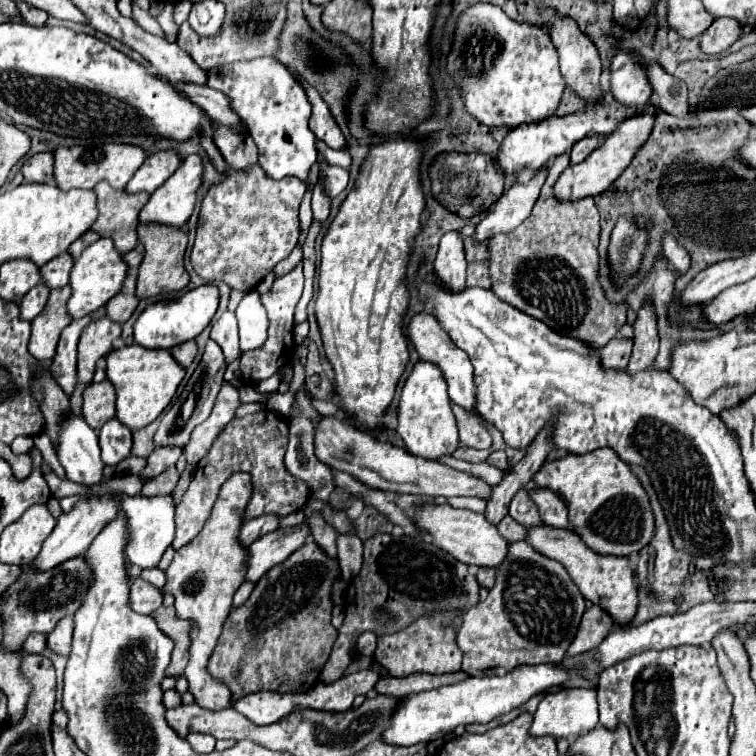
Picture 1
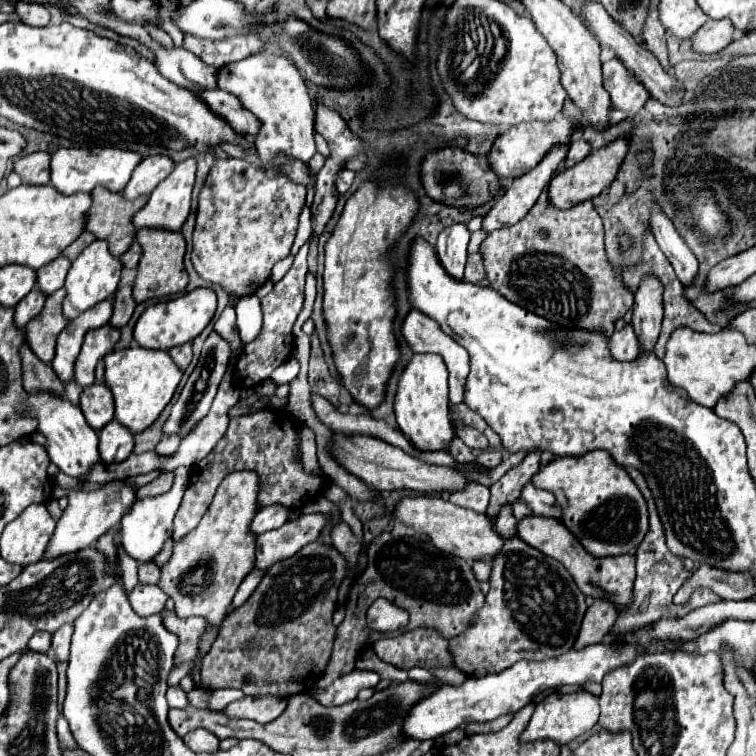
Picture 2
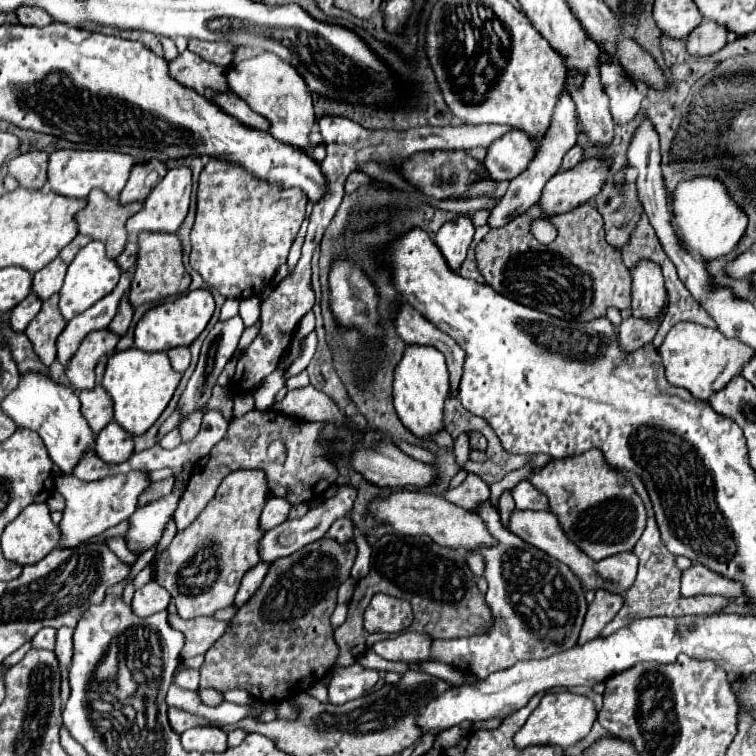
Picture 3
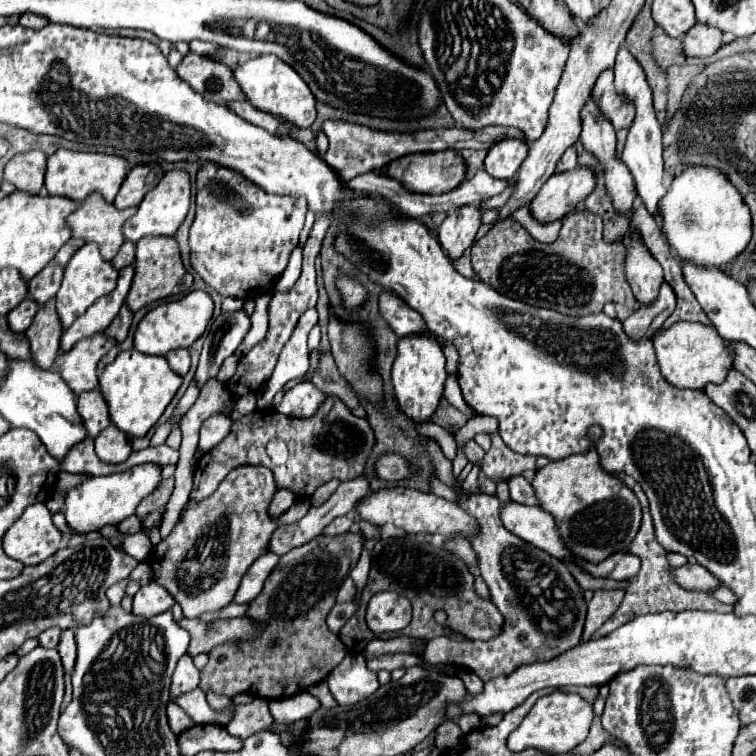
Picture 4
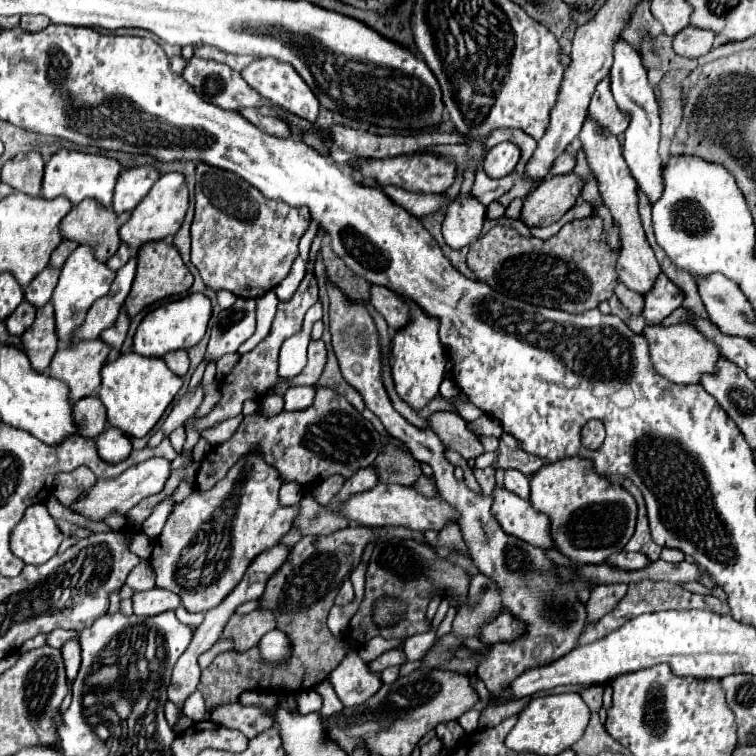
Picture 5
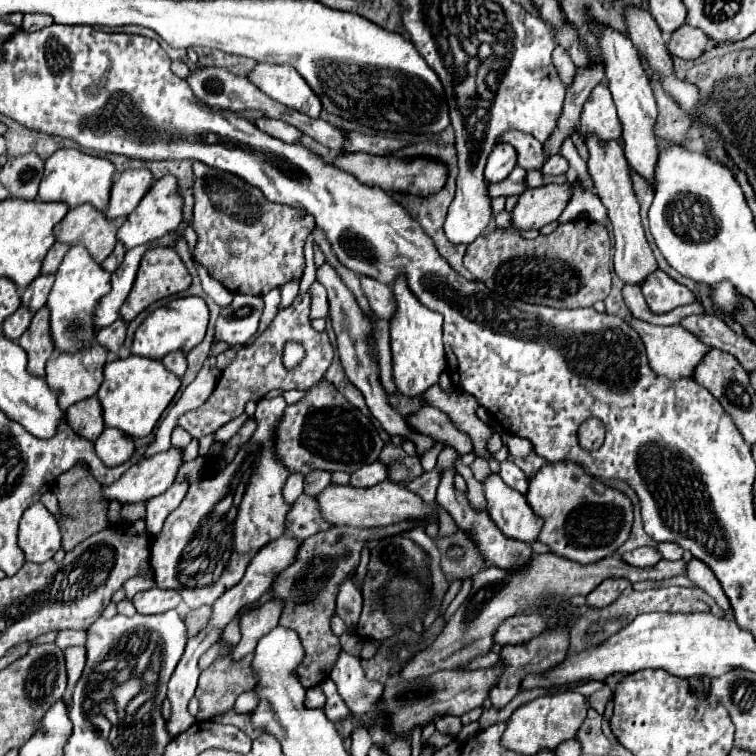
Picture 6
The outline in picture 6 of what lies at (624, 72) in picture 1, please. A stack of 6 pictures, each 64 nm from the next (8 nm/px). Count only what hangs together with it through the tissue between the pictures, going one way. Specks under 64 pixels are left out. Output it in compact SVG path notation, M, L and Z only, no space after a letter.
M598 84L584 104L578 134L582 140L586 140L588 136L596 136L602 142L620 138L622 126L606 84Z

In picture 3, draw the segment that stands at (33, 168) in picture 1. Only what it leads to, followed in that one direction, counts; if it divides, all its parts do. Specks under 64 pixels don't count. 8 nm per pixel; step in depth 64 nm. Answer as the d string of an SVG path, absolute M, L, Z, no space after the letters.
M40 150L18 154L8 162L8 174L12 174L22 188L40 190L46 182L46 162L48 154Z

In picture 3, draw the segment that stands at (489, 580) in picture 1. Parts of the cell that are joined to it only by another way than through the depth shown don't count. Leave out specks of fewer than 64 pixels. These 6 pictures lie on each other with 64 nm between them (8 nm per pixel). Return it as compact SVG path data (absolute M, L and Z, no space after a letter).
M470 550L470 552L466 552L464 556L466 556L466 562L468 562L470 570L472 570L476 576L482 576L482 572L484 572L484 560L482 560L482 554Z

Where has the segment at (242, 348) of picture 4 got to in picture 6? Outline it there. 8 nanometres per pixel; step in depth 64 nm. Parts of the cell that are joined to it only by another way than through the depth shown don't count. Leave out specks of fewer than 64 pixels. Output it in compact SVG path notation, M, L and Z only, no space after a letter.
M276 288L276 290L272 290L270 294L266 294L264 296L264 304L266 304L266 314L264 314L264 318L262 318L262 324L260 324L260 332L264 332L264 328L272 322L272 318L274 318L274 314L276 314L276 310L278 310L278 302L280 302L280 290Z

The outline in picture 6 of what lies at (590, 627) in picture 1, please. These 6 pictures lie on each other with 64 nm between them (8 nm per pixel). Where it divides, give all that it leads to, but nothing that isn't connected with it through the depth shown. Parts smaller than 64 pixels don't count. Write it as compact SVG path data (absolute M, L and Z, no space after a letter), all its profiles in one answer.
M608 578L586 596L586 604L592 606L592 608L604 608L604 606L612 604L628 588L630 588L628 580L624 580L624 578Z

